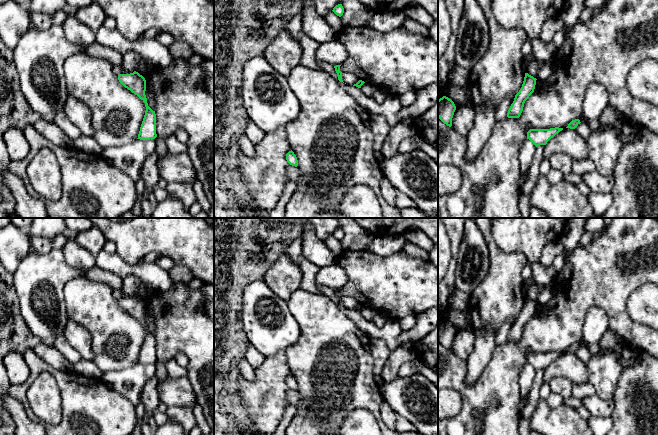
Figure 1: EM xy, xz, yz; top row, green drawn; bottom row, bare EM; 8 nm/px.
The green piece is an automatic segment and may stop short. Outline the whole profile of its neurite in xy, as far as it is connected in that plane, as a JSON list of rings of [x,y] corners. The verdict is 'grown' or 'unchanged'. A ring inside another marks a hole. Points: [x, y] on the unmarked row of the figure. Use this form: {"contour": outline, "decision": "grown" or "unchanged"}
{"contour": [[[134,295],[130,298],[119,298],[119,306],[132,317],[137,319],[144,327],[146,331],[145,339],[140,351],[138,362],[140,364],[150,364],[157,361],[156,358],[156,338],[147,327],[145,319],[146,304],[138,296]]], "decision": "unchanged"}

